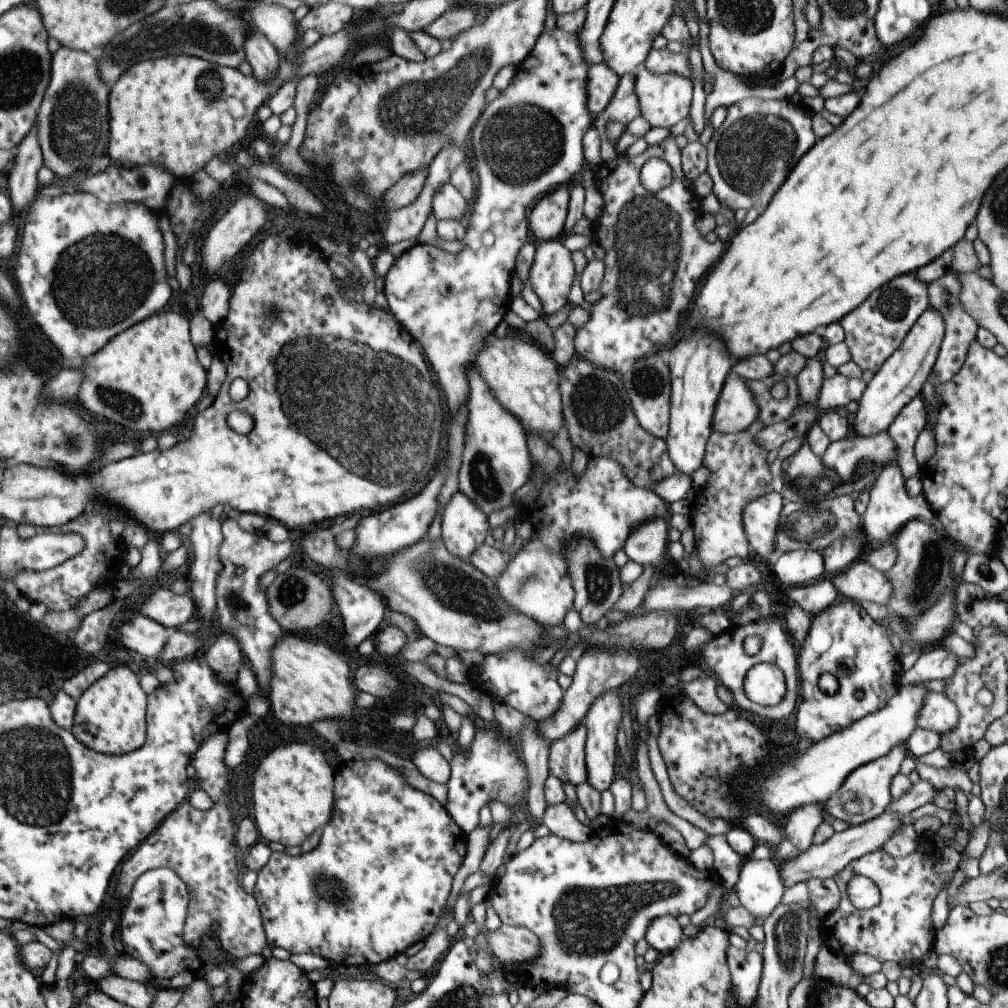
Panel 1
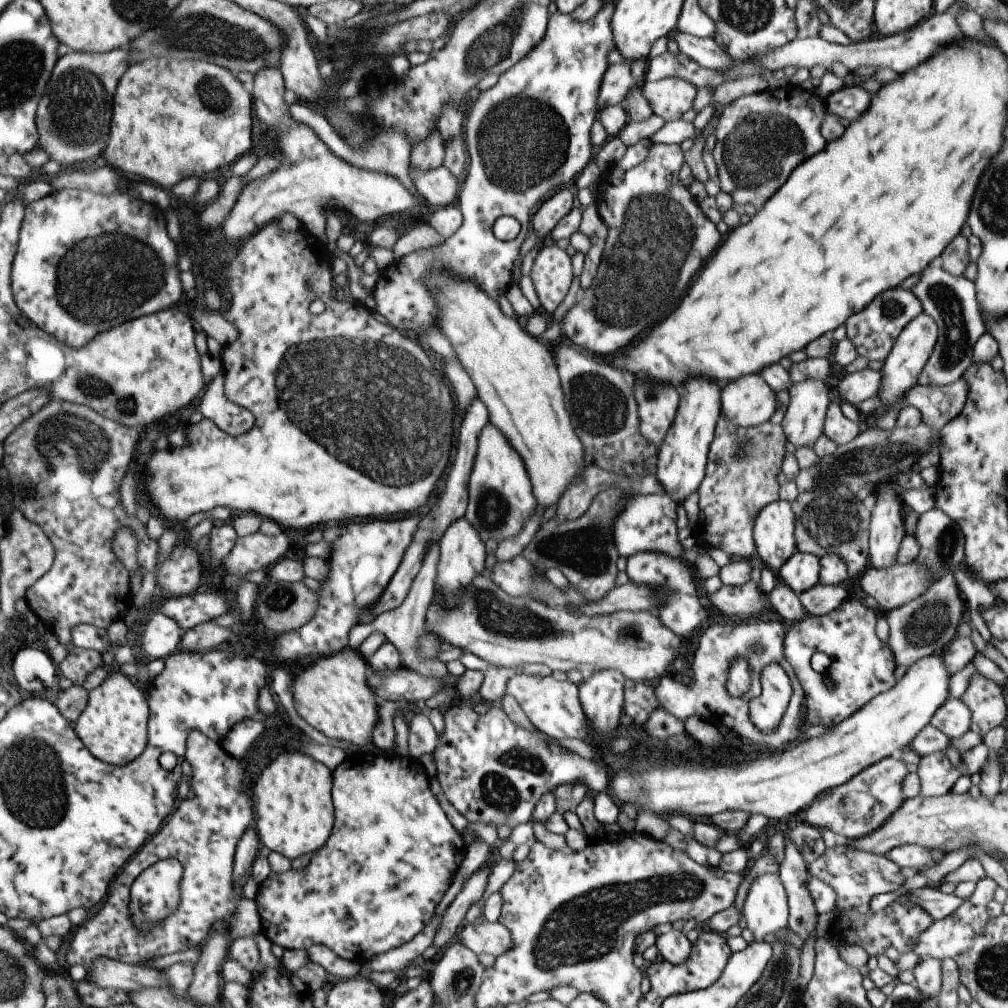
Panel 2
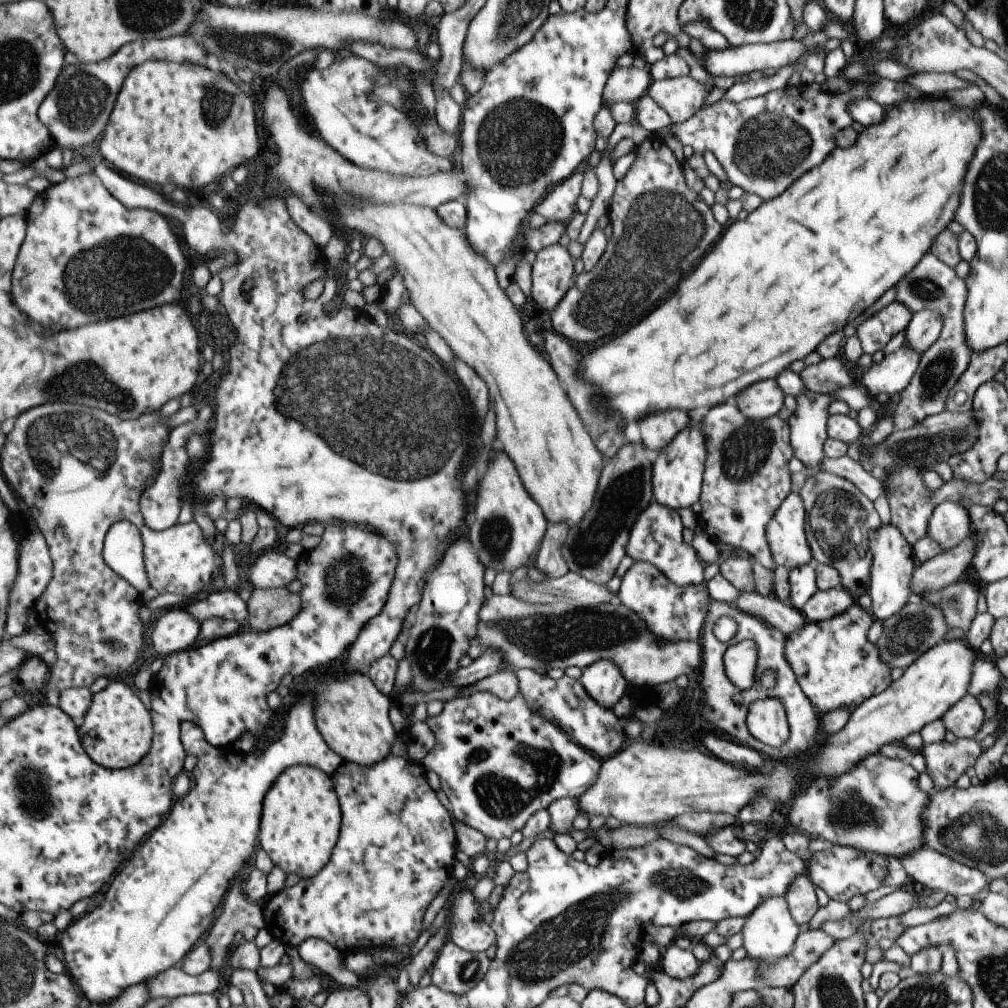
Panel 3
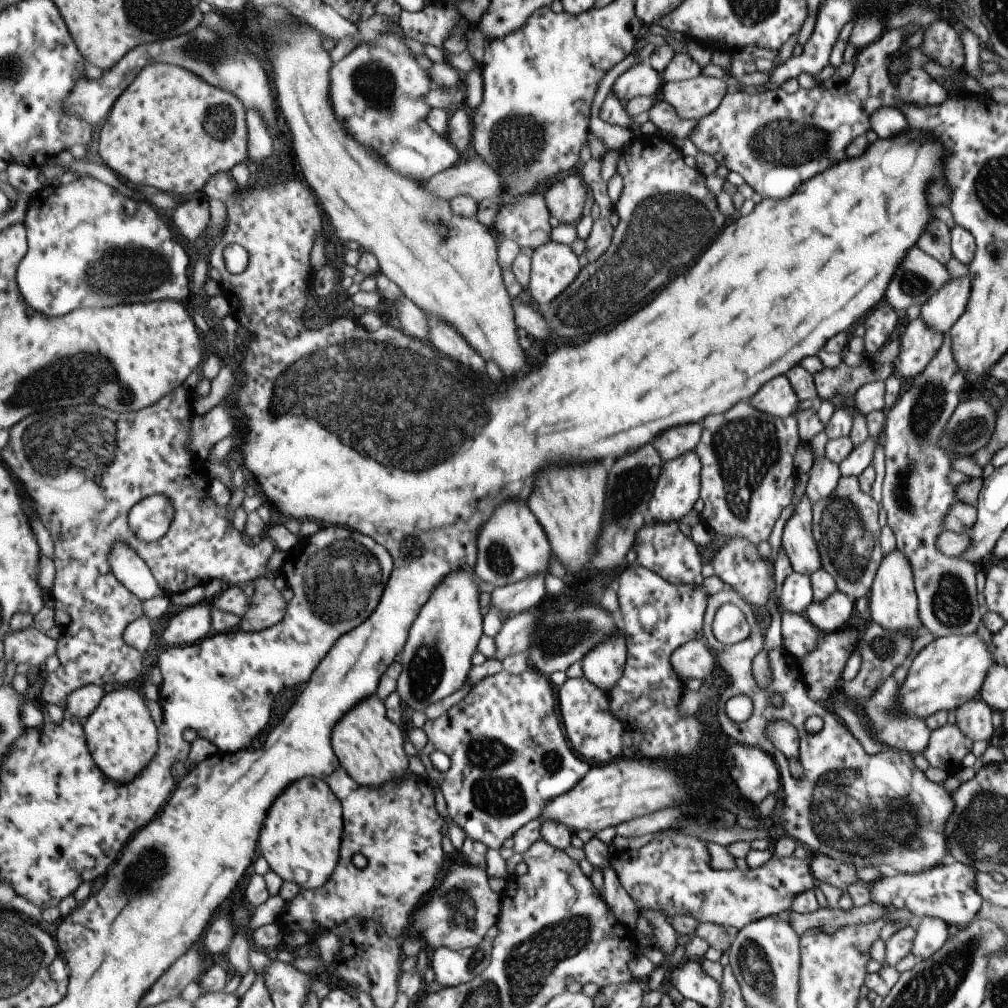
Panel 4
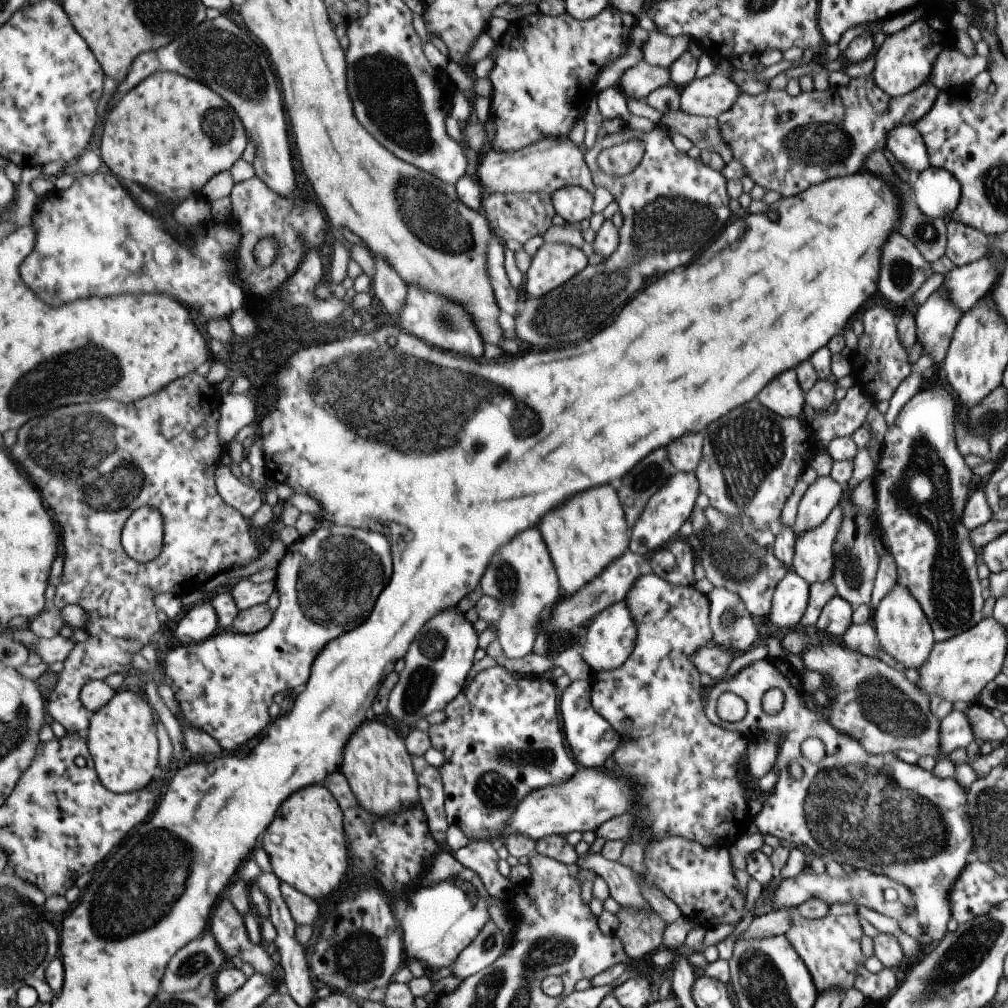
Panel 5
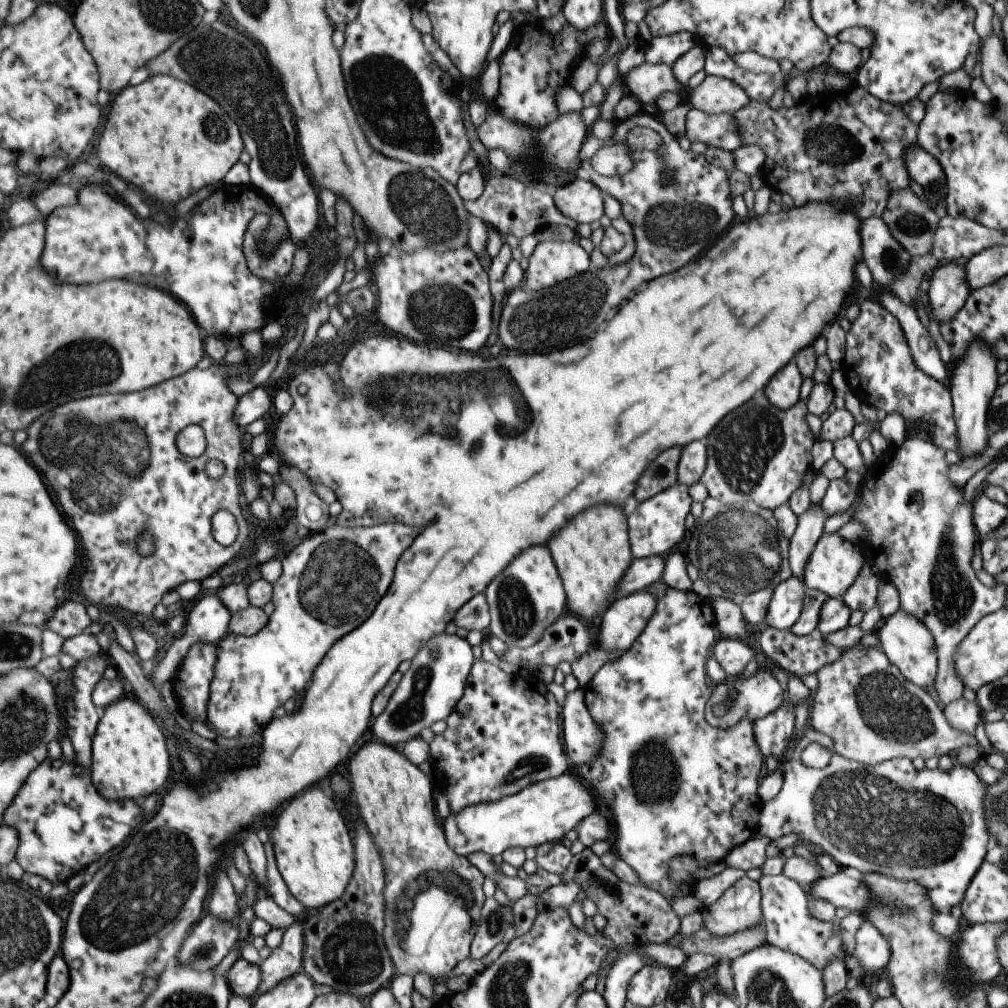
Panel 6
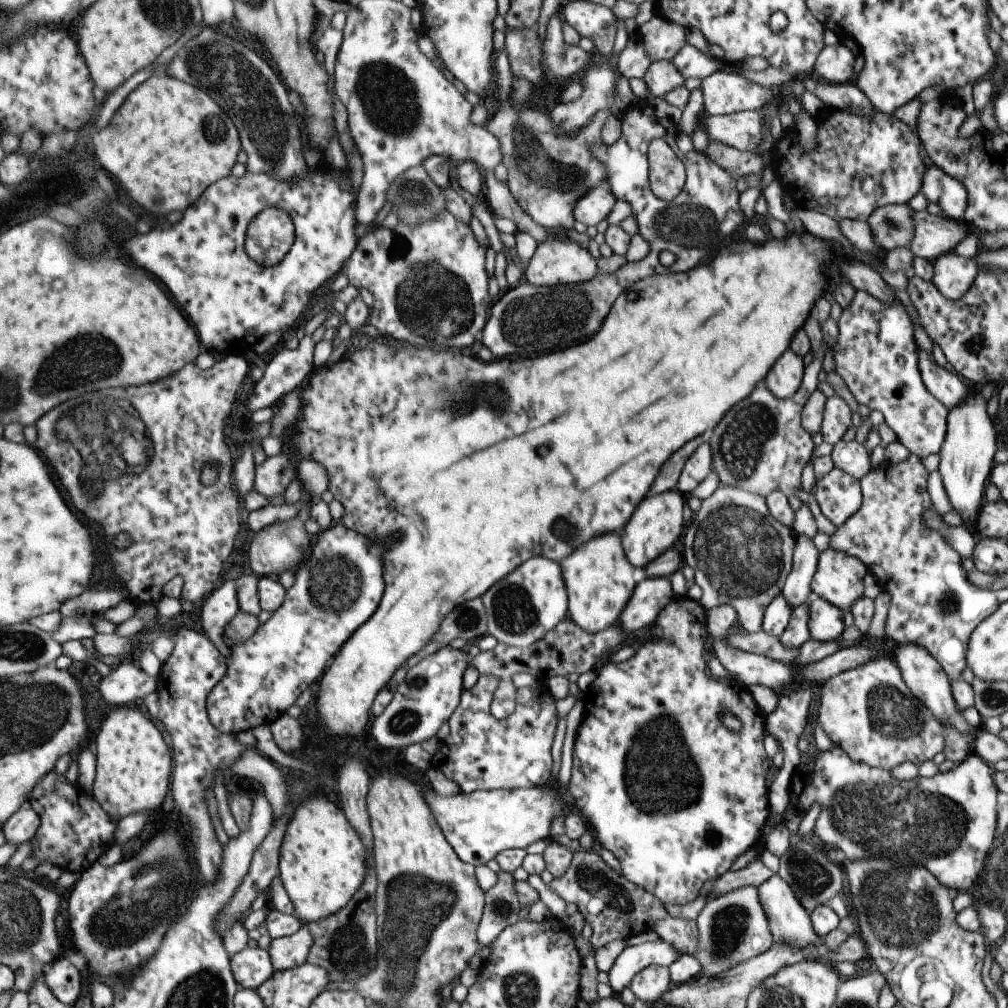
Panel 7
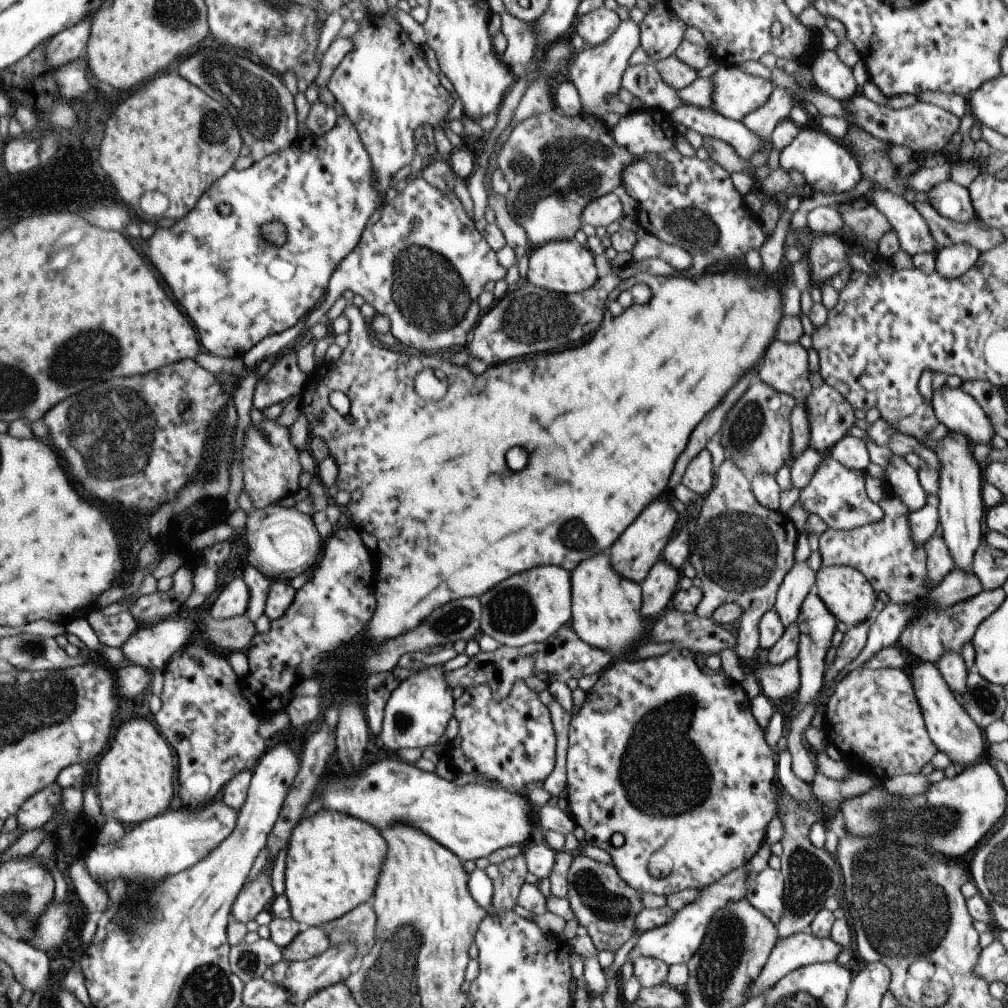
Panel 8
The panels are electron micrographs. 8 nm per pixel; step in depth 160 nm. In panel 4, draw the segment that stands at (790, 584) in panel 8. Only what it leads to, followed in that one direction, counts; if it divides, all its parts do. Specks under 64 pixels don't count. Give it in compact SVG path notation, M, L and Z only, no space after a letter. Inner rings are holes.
M813 456L813 464L811 464L807 476L809 478L807 478L804 494L809 500L810 506L813 506L815 502L819 504L821 500L829 498L829 494L835 490L839 478L838 465L830 462L826 457Z

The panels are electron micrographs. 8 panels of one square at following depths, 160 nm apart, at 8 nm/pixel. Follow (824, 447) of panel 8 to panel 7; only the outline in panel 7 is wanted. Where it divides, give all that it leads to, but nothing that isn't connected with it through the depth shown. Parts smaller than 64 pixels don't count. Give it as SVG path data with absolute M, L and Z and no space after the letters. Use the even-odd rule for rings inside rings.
M838 396L826 398L820 422L822 440L832 446L843 438L851 426L851 411L847 403Z

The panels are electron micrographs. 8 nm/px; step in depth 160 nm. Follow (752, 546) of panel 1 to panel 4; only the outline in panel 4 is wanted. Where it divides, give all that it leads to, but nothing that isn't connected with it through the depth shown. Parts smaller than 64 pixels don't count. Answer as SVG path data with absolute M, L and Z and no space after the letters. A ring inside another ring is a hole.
M805 494L793 504L793 514L783 526L781 550L790 563L790 568L798 574L809 576L821 567L817 544L811 531L811 510Z

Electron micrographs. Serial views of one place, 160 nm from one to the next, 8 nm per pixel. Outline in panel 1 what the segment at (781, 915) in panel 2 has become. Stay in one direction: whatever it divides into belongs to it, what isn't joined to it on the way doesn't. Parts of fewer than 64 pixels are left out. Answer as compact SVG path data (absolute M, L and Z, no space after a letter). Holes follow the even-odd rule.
M752 856L741 863L733 891L740 905L755 918L767 918L779 905L784 888L777 865L771 858L755 859Z

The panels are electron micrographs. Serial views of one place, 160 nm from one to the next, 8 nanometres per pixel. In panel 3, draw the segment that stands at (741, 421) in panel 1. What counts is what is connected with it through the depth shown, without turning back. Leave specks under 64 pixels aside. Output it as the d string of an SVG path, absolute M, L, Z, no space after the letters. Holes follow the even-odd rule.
M775 379L761 380L741 390L735 396L735 402L743 416L753 420L763 420L777 414L783 405L784 397Z

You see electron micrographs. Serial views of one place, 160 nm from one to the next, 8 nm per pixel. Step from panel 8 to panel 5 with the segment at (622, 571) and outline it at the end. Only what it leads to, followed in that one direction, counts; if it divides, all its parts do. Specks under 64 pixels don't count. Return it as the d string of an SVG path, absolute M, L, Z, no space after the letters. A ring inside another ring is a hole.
M674 472L669 476L663 486L649 498L639 518L631 526L628 550L647 559L657 548L663 548L675 534L679 533L680 526L688 520L699 493L694 472Z

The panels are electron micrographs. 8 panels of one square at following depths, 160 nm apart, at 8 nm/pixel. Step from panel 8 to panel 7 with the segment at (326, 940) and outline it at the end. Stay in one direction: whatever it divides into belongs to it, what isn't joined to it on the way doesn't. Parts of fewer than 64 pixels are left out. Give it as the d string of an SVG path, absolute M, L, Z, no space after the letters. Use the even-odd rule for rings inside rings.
M304 923L297 934L272 939L269 952L275 971L300 967L308 962L313 946L313 935L308 923Z

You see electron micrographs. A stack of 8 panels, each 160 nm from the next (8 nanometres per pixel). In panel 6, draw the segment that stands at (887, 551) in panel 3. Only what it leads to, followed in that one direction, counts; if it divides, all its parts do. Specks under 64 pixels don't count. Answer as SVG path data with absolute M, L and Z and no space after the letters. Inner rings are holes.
M899 608L884 618L880 628L875 630L878 638L877 647L892 662L899 672L913 684L925 689L934 684L937 670L936 646L928 628L916 617Z

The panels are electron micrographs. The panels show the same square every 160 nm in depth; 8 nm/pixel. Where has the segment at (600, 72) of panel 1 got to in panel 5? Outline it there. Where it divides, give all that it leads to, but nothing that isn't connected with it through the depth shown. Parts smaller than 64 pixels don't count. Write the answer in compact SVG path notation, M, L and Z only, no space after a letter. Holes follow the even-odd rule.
M639 60L619 76L616 86L624 97L644 100L653 90L666 86L669 81L667 69Z

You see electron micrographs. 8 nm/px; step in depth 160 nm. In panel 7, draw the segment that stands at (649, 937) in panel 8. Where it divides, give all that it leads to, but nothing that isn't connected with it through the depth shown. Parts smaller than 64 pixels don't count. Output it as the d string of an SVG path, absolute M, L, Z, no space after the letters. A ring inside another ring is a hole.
M659 939L658 942L646 942L625 947L615 958L607 972L608 984L614 996L628 986L630 980L649 965L668 967L679 956L670 944Z

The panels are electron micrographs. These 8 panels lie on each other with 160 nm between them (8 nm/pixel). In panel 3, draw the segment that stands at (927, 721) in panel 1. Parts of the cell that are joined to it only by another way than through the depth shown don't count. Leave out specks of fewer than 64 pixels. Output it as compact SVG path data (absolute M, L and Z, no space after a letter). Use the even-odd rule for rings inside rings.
M966 694L957 704L951 706L940 720L945 729L952 732L956 738L974 739L984 723L983 716L983 710L976 698Z

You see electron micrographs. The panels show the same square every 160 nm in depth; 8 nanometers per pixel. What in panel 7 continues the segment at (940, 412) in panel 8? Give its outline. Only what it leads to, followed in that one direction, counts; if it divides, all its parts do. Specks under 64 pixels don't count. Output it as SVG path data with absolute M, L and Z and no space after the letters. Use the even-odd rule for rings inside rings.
M917 346L916 361L918 372L926 389L943 406L943 410L953 408L969 392L969 387L955 372L938 366L930 352Z

